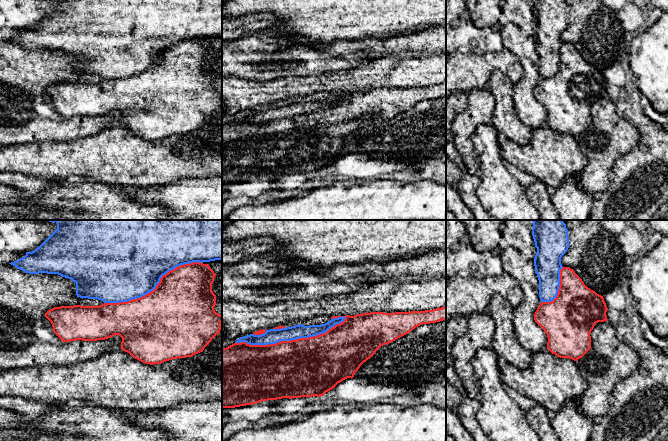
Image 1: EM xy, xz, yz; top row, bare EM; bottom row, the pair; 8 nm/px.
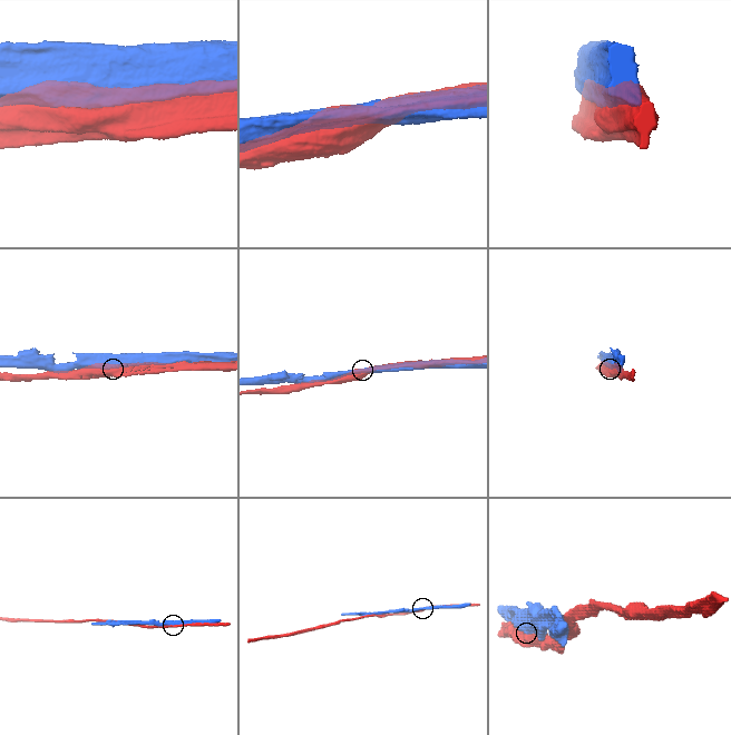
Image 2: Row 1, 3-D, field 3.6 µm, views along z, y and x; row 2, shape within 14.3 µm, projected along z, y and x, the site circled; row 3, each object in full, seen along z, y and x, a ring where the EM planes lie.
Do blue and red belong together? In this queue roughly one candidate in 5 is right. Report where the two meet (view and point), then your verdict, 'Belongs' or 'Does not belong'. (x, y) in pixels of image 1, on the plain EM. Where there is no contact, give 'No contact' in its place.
Touches blue at xz (290, 116). Does not belong

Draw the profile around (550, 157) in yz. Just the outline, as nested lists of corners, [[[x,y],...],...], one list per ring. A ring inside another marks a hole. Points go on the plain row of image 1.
[[[548,125],[533,130],[530,142],[520,146],[508,138],[499,142],[501,157],[518,169],[534,176],[546,186],[559,188],[564,179],[569,175],[578,176],[588,159],[580,150],[576,138],[569,134],[560,134]]]

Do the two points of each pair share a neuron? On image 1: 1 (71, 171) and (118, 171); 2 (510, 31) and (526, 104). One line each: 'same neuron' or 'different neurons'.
1: same neuron
2: same neuron

